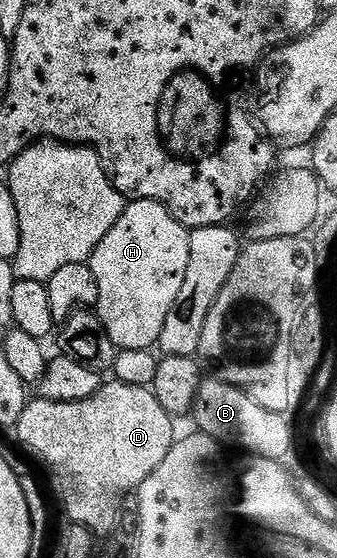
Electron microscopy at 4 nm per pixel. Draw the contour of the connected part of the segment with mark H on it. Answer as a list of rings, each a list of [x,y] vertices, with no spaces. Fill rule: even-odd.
[[[136,199],[126,204],[120,219],[92,253],[89,266],[97,281],[97,314],[105,333],[109,333],[109,341],[113,341],[119,351],[149,351],[158,344],[161,329],[165,329],[165,317],[169,317],[169,309],[173,309],[173,301],[177,301],[177,293],[181,293],[181,285],[185,282],[185,269],[189,269],[190,236],[191,231],[181,226],[165,205]]]

